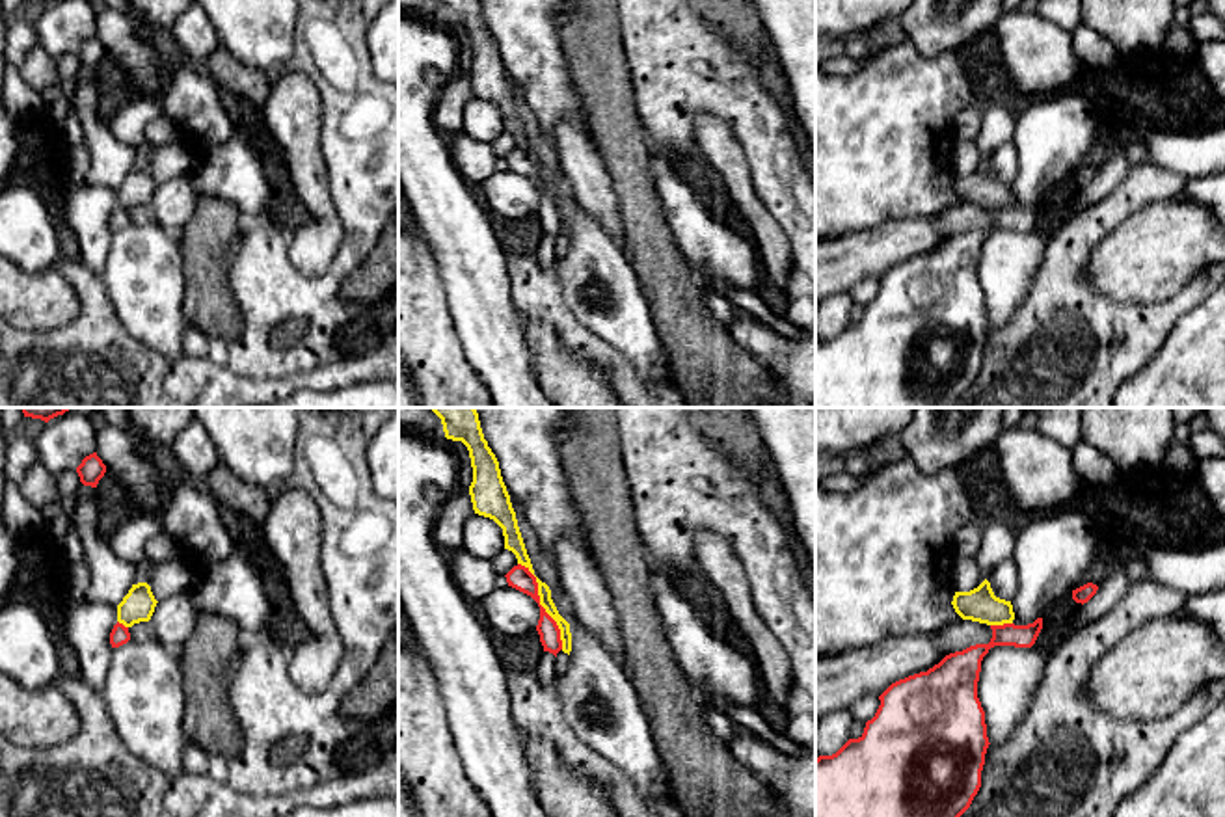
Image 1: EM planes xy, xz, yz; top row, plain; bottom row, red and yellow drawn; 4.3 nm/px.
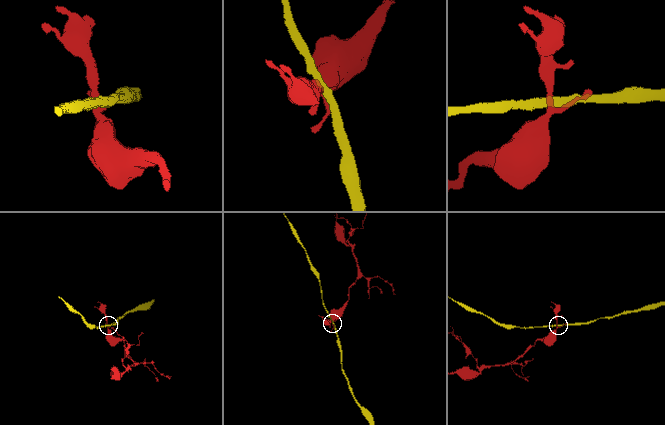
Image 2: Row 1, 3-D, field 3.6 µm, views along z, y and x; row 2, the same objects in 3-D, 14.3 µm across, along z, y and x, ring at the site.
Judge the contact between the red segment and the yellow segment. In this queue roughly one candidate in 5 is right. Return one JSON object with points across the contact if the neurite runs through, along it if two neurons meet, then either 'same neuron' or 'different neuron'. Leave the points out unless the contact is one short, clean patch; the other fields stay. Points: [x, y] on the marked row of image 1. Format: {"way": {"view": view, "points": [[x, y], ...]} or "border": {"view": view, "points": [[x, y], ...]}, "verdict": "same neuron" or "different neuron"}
{"border": {"view": "xz", "points": [[518, 562], [535, 577], [538, 603], [555, 622], [563, 648]]}, "verdict": "different neuron"}

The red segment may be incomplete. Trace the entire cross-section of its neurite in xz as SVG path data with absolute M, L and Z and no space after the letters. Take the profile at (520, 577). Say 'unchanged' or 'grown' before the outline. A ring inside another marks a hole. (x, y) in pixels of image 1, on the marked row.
unchanged; M521 564L514 566L505 577L508 586L531 596L538 603L540 620L536 631L540 635L540 642L544 646L544 651L549 651L557 657L557 653L562 650L560 629L557 622L540 605L536 577L529 571L529 568Z

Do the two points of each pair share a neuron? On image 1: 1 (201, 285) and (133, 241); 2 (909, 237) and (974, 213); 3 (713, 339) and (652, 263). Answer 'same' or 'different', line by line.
1: different
2: different
3: same

